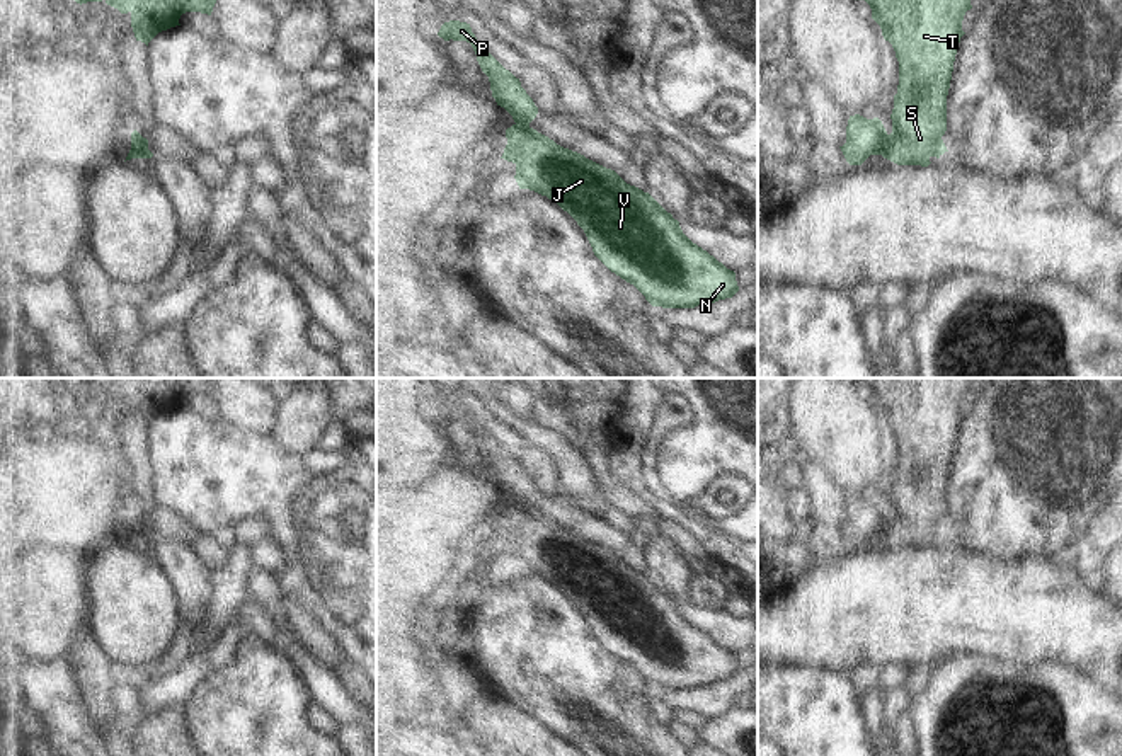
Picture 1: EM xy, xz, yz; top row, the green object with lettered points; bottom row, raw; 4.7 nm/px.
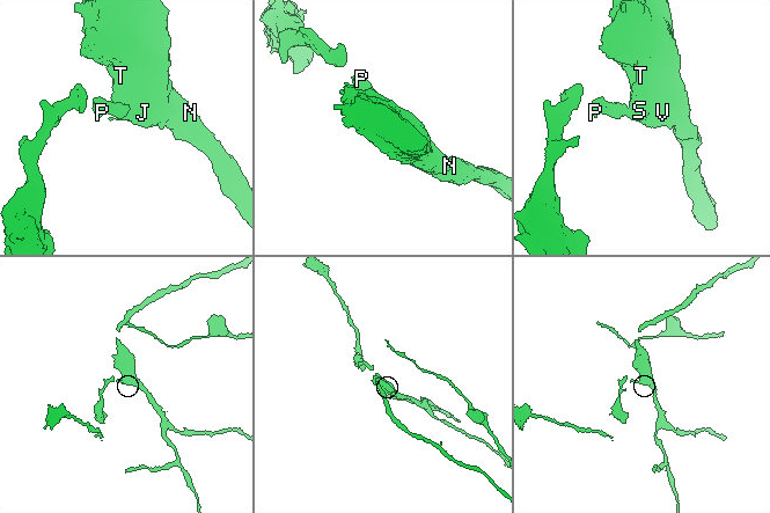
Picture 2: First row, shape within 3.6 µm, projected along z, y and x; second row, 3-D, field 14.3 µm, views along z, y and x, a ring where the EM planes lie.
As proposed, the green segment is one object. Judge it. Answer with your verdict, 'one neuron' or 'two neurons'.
two neurons

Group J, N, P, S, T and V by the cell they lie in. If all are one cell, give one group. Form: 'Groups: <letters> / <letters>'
Groups: J N S T V / P

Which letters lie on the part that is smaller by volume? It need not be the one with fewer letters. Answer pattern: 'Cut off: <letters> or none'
Cut off: P

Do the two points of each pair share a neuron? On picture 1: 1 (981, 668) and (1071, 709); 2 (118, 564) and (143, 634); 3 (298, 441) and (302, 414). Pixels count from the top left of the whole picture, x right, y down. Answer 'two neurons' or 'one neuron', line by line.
1: one neuron
2: one neuron
3: one neuron

